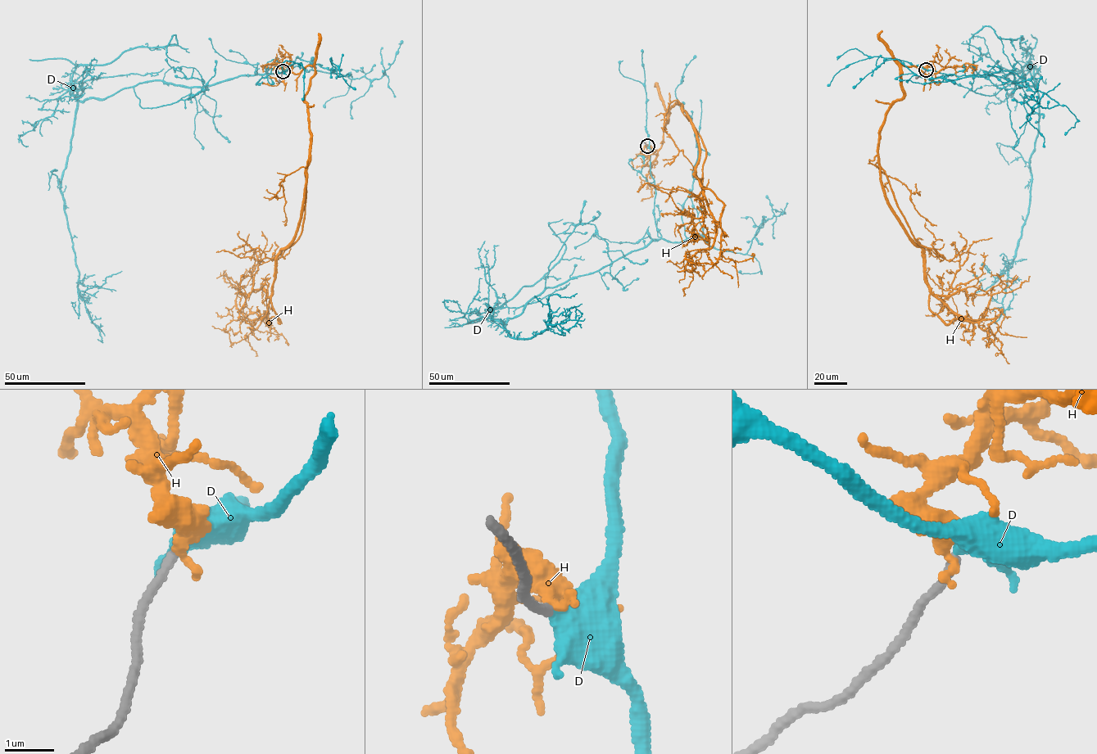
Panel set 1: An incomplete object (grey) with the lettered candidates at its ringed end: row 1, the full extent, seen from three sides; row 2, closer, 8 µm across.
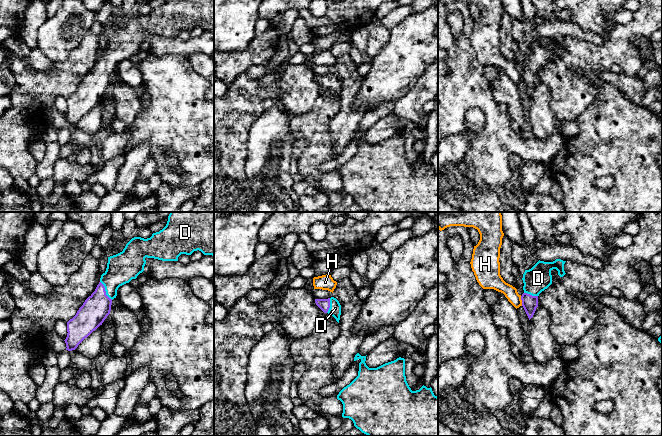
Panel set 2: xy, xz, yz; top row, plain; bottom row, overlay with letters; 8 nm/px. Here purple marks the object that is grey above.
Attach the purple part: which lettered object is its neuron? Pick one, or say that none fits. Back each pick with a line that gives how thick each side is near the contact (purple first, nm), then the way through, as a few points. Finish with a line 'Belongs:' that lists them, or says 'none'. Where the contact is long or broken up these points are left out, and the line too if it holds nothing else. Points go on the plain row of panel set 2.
D: calibres 220 and 240 nm; way xy (96, 84), (105, 67), (109, 58), (121, 44)
Belongs: D

